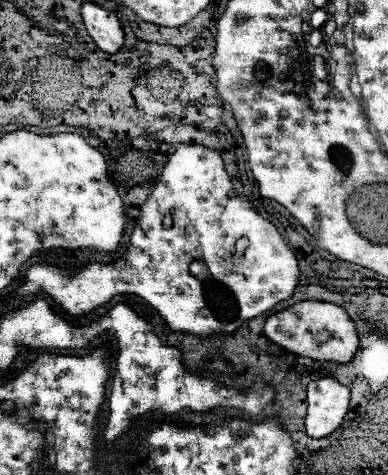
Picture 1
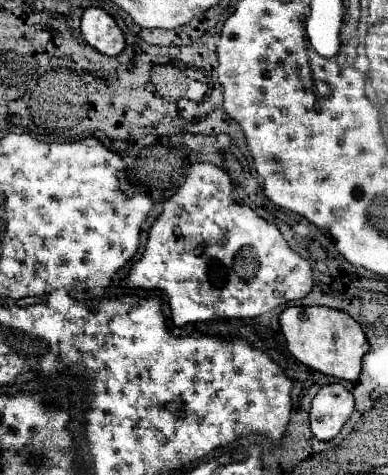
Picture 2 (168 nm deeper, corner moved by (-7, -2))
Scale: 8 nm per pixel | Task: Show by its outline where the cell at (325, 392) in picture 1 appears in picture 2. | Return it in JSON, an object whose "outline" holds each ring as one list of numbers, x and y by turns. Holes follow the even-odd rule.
{"outline":[[343,384,323,386,311,404,311,432,317,440,333,440,355,410,353,394]]}

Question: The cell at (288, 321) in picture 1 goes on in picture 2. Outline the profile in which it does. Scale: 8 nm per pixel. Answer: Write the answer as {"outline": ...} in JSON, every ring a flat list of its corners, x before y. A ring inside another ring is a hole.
{"outline":[[293,306,283,310,279,322,287,348,299,362,341,380,355,382,359,378,361,358,369,350,369,344,365,332,349,314,327,306]]}

